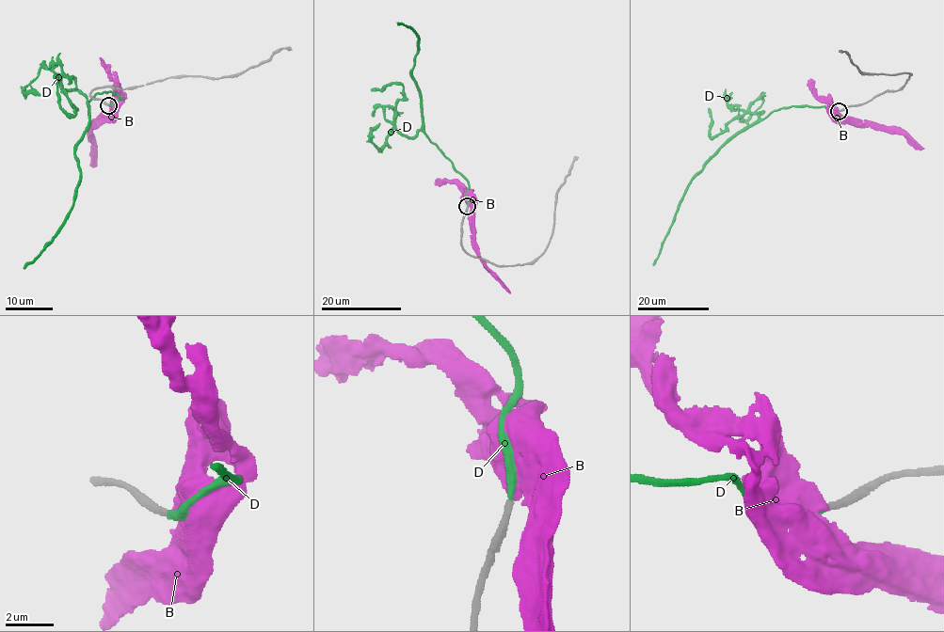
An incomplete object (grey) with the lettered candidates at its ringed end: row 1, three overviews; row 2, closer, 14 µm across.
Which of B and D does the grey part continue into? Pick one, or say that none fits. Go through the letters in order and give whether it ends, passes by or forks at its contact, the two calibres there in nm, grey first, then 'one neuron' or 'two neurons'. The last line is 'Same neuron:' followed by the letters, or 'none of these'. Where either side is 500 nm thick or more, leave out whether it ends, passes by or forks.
B: it ends there; 260 nm thick on the grey side, 440 nm on the other; two neurons
D: it ends there; 240 nm thick on the grey side, 280 nm on the other; one neuron
Same neuron: D

